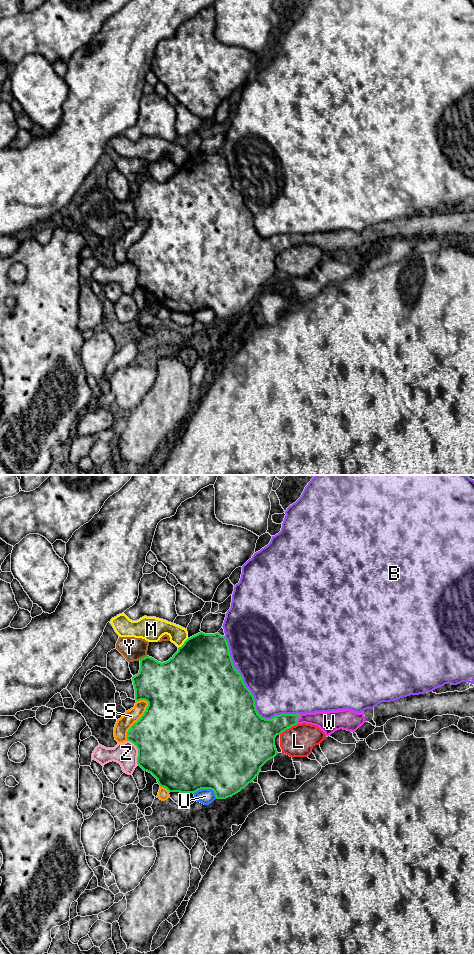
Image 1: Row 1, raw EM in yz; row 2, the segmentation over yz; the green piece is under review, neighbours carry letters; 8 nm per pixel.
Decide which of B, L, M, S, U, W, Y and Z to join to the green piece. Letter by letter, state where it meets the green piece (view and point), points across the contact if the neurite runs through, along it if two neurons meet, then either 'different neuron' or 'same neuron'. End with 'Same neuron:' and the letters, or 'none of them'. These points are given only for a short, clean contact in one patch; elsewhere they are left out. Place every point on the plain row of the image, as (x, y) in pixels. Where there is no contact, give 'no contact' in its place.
B: meets green in yz at (252, 215); different neuron
L: meets green in yz at (288, 248); different neuron
M: meets green in yz at (184, 163); different neuron
S: meets green in yz at (138, 240); different neuron
U: meets green in yz at (207, 308); different neuron
W: meets green in yz at (297, 239); runs through yz (268, 249), (281, 242), (297, 239), (322, 239), (328, 242); same neuron
Y: meets green in yz at (144, 177); border along yz (146, 175), (140, 180); different neuron
Z: meets green in yz at (138, 272); different neuron
Same neuron: W

